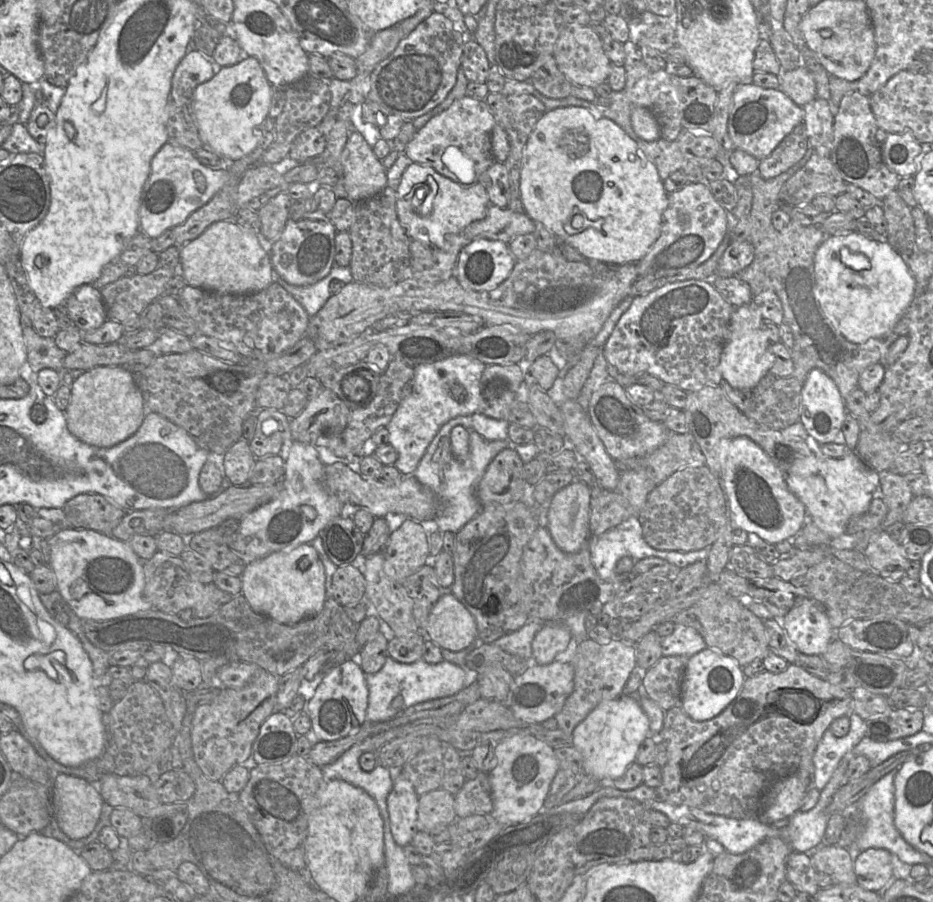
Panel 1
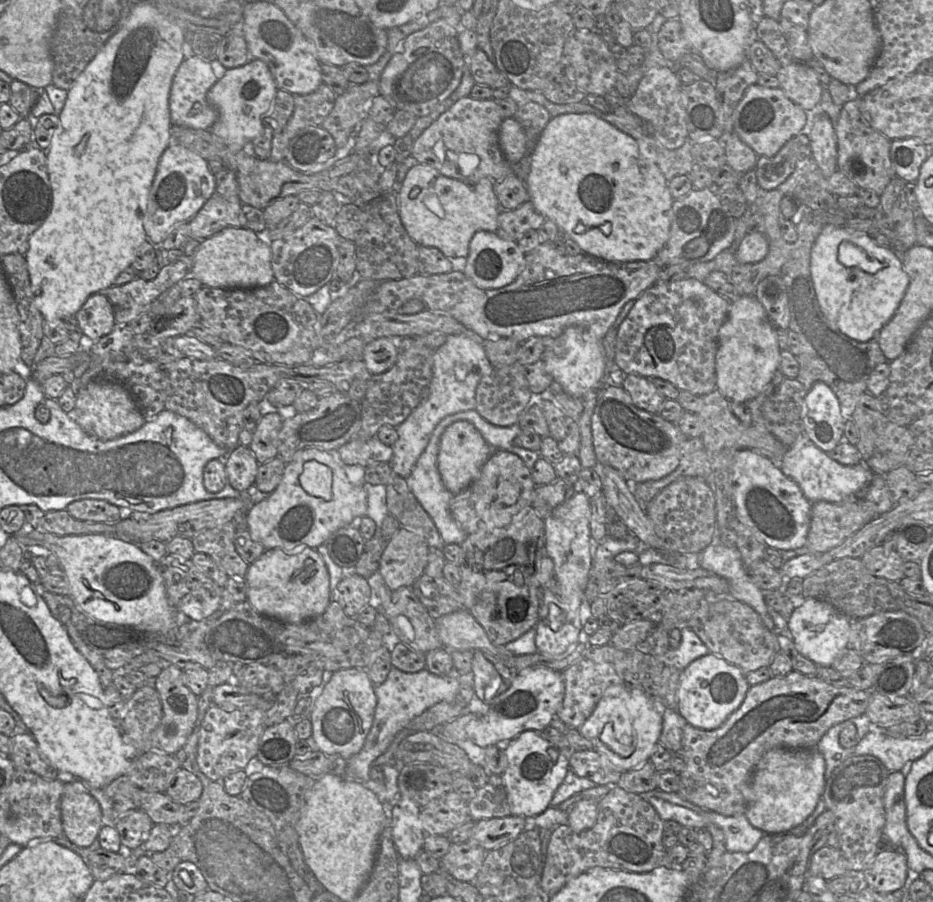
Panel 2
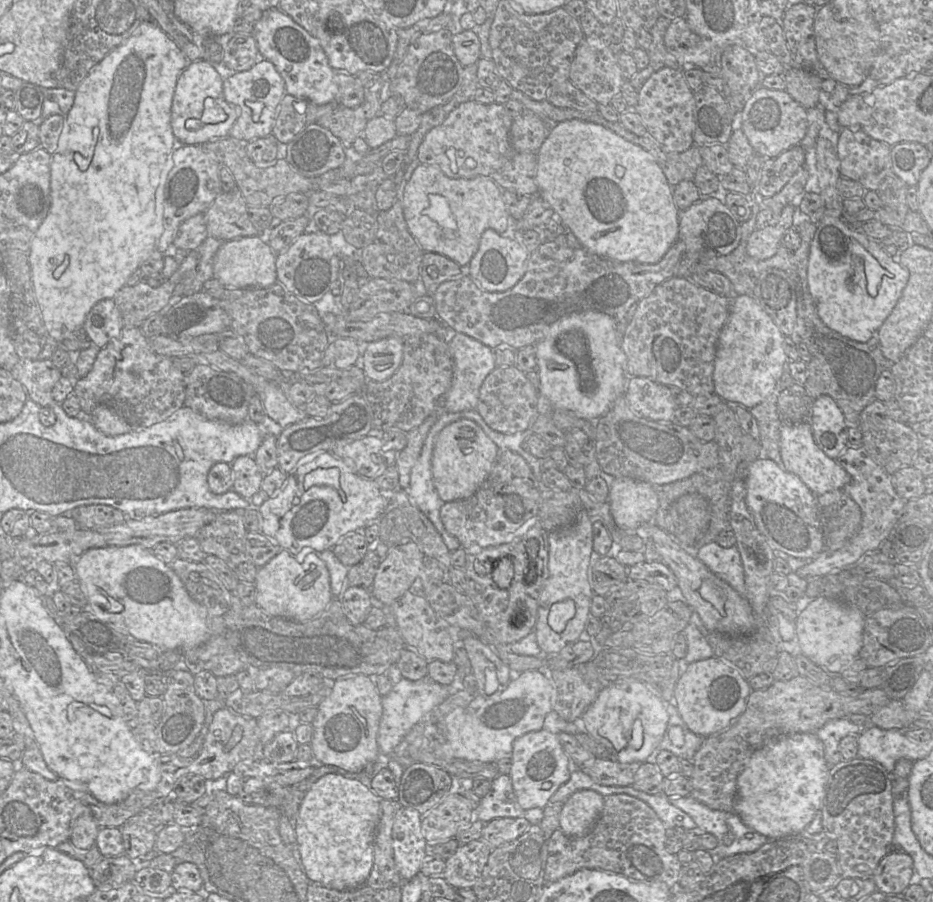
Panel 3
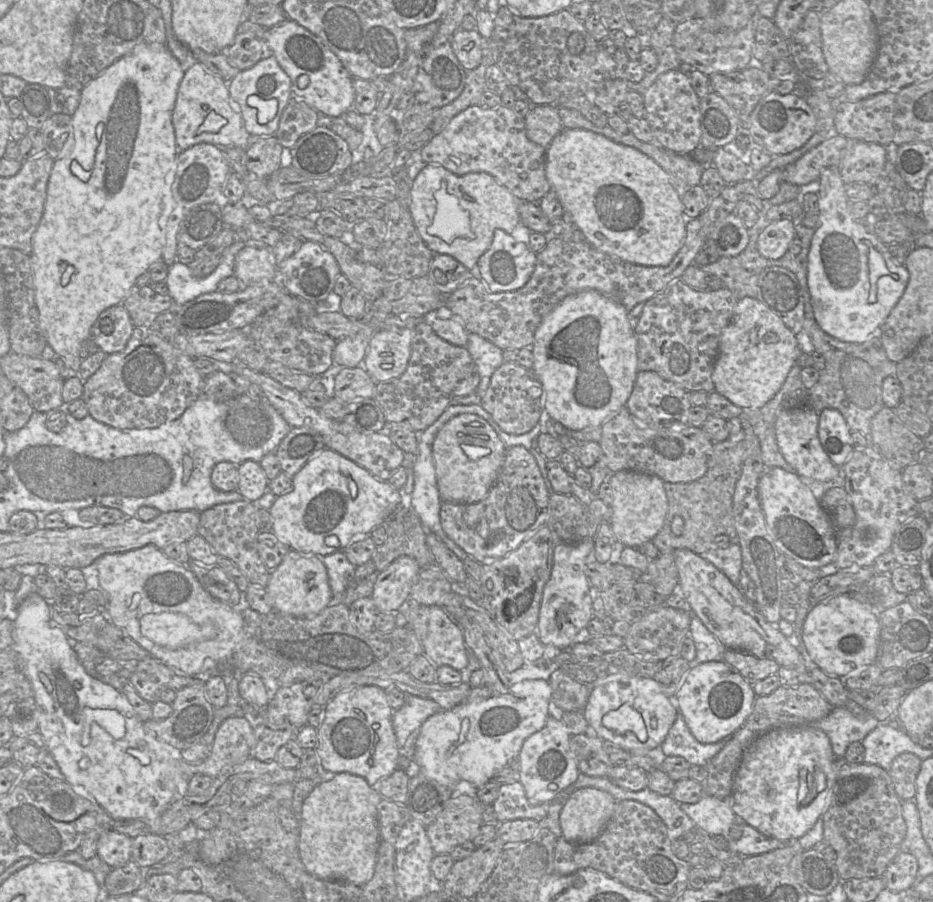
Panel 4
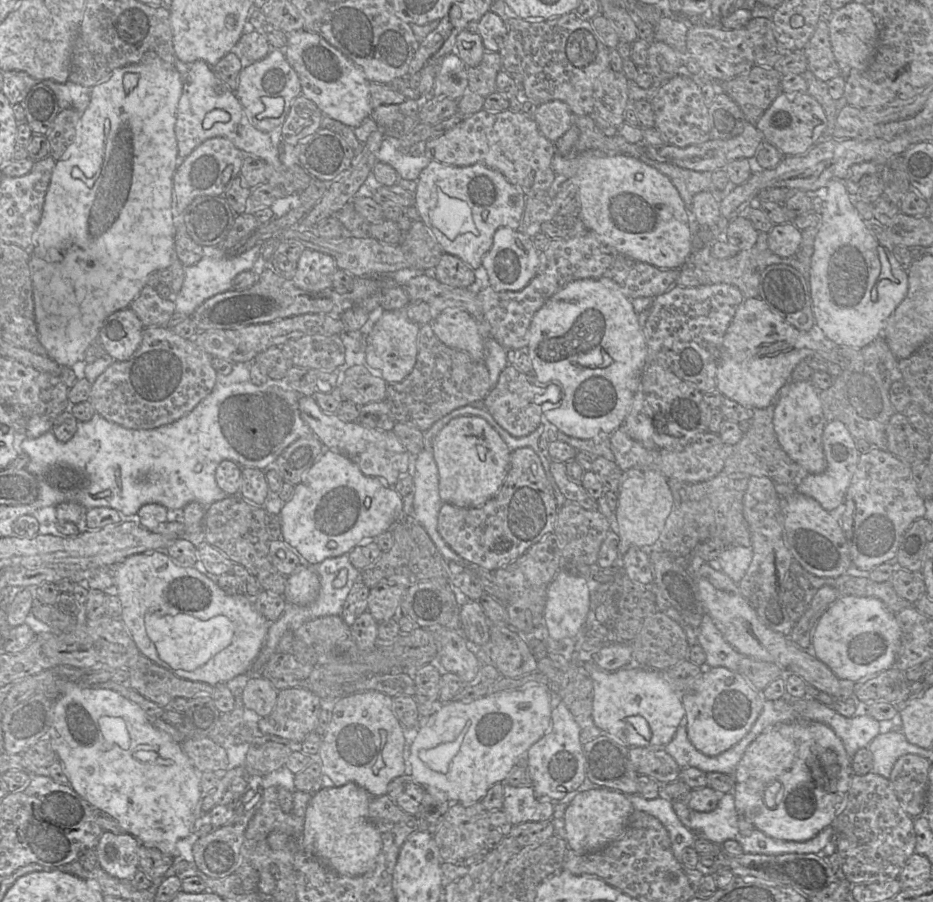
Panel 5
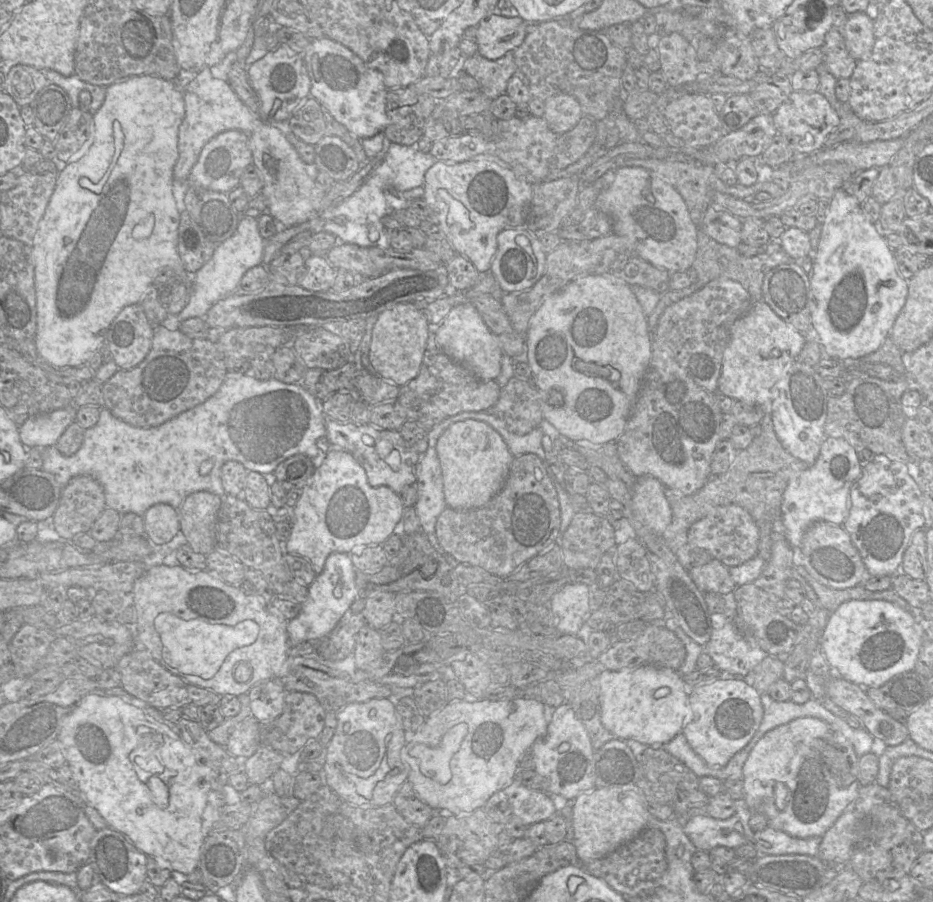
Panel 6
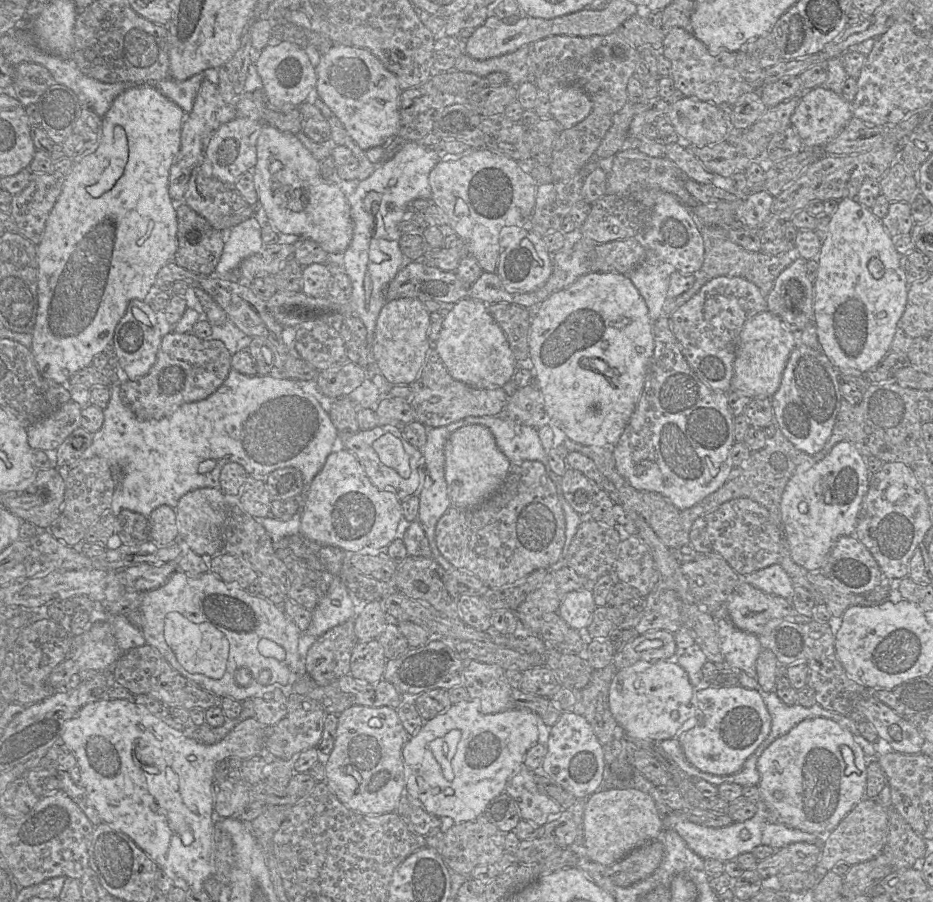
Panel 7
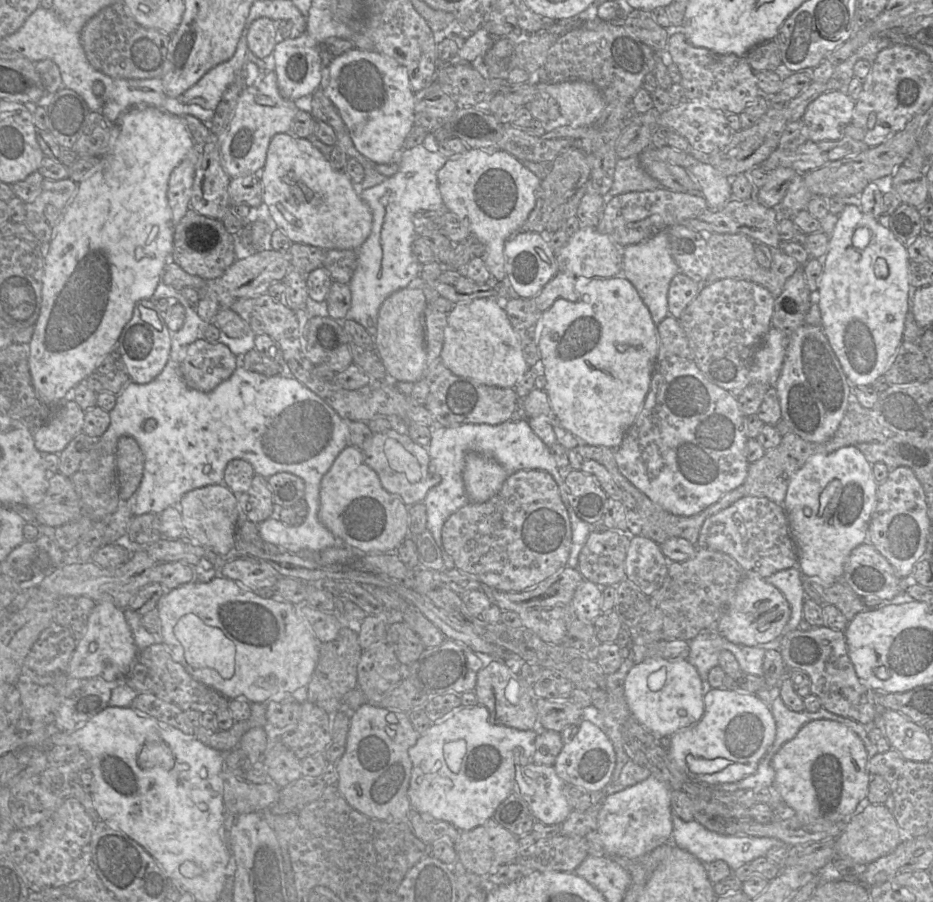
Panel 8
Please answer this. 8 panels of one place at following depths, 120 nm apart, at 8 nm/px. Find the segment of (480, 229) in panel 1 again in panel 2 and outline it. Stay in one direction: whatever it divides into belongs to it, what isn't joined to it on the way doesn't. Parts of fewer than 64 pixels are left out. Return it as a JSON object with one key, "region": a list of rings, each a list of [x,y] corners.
{"region":[[[526,201],[514,210],[501,209],[497,218],[498,229],[495,232],[504,240],[519,240],[529,230],[538,230],[546,221],[533,206]]]}

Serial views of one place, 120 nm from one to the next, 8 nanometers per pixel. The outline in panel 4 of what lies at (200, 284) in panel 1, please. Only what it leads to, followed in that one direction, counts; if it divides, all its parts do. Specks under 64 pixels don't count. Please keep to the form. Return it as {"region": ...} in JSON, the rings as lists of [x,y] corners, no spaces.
{"region":[[[244,246],[236,255],[234,274],[243,286],[261,280],[278,280],[278,269],[268,247]]]}

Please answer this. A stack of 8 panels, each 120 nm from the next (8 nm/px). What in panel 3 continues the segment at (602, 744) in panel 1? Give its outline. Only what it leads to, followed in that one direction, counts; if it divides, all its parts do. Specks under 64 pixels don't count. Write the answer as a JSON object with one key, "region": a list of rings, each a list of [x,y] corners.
{"region":[[[621,679],[621,680],[616,680],[606,685],[603,689],[601,689],[595,701],[584,711],[584,713],[581,716],[581,719],[582,719],[583,731],[585,731],[591,737],[593,737],[594,739],[602,743],[604,746],[606,746],[613,753],[613,758],[616,761],[622,764],[631,764],[637,762],[646,762],[647,758],[652,754],[652,752],[656,748],[658,748],[666,731],[669,716],[663,701],[650,689],[648,689],[648,687],[646,687],[642,682],[635,679]]]}

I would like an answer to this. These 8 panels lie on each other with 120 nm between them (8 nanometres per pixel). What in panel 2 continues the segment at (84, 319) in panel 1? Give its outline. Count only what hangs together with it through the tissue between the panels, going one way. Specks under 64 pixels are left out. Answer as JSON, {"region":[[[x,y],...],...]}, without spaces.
{"region":[[[104,291],[90,295],[75,318],[83,334],[94,342],[109,334],[116,325],[113,307]]]}

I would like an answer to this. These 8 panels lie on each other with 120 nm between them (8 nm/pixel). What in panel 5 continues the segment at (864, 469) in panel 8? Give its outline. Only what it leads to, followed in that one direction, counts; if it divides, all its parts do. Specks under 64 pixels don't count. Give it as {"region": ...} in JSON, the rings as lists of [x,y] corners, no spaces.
{"region":[[[838,420],[826,423],[822,434],[822,445],[827,462],[825,471],[821,474],[807,474],[795,485],[795,491],[815,499],[830,512],[844,502],[860,453],[856,447],[856,439],[850,434],[845,424]]]}

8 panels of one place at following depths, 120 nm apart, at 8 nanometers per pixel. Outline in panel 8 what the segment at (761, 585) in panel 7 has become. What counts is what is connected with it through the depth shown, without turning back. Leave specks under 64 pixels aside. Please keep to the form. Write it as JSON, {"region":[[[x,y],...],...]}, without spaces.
{"region":[[[798,566],[778,571],[765,580],[780,590],[789,603],[791,614],[784,633],[798,629],[803,619],[803,603],[806,598],[803,575]]]}

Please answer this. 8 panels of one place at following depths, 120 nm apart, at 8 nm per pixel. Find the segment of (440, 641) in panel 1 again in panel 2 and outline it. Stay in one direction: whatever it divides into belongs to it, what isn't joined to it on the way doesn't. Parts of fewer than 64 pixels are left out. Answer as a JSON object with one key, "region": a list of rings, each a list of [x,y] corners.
{"region":[[[466,609],[435,619],[435,625],[443,644],[449,650],[483,650],[494,657],[510,654],[505,646],[496,646],[488,638],[483,627]]]}

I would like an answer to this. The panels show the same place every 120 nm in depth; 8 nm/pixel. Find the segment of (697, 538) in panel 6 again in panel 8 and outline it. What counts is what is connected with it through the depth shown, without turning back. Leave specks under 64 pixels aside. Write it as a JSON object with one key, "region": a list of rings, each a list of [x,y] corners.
{"region":[[[742,497],[708,517],[700,530],[697,545],[698,548],[728,554],[744,572],[756,572],[764,579],[798,565],[796,546],[784,505],[765,497]]]}

